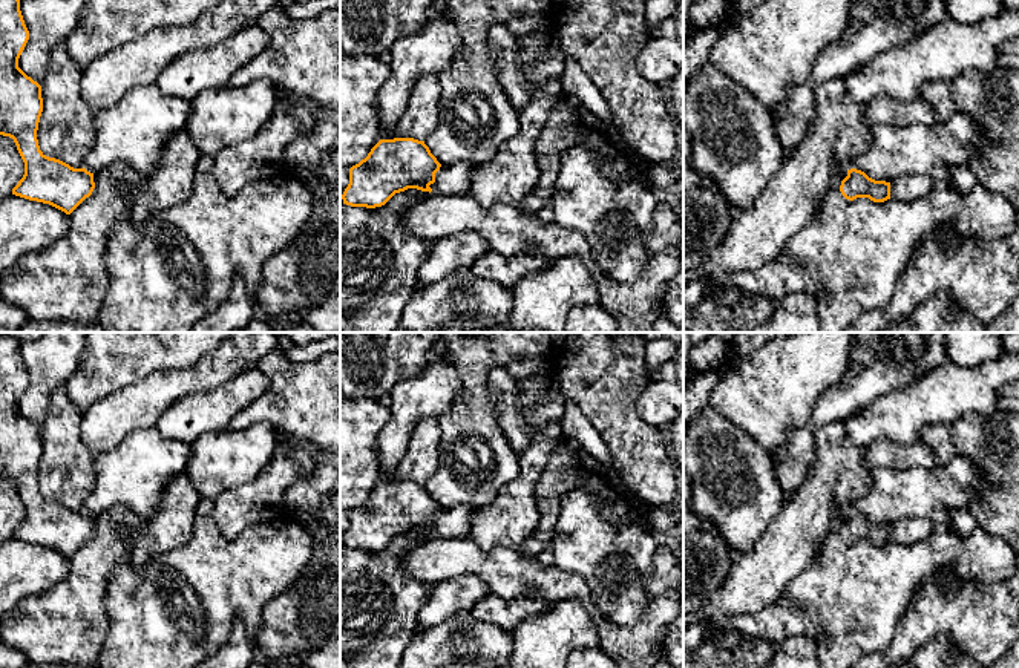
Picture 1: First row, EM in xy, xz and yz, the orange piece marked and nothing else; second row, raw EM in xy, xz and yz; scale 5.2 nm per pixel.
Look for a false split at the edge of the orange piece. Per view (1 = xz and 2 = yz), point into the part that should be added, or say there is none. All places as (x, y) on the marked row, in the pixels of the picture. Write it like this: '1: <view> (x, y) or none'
1: xz (451, 180)
2: none

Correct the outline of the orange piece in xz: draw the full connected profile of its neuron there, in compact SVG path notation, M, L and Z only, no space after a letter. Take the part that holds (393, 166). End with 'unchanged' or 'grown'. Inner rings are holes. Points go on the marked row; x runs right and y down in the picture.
M414 138L380 139L365 159L349 169L343 204L375 208L408 188L435 195L467 195L473 164L460 161L441 165L424 141Z; grown

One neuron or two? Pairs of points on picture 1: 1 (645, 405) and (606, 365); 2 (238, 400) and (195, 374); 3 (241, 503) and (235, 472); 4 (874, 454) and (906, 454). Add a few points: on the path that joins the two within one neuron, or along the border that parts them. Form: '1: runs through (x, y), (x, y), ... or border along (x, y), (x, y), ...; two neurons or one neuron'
1: border along (650, 380), (636, 400), (636, 412), (658, 428); two neurons
2: border along (249, 370), (213, 388), (190, 392), (183, 399); two neurons
3: border along (267, 463), (255, 477), (222, 491), (213, 500); two neurons
4: runs through (881, 454), (898, 454); one neuron

